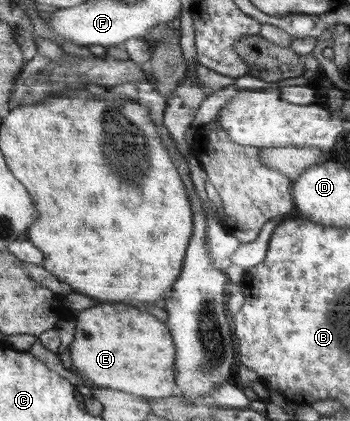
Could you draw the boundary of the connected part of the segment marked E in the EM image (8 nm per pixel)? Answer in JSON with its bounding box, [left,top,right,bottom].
[70,304,183,398]

